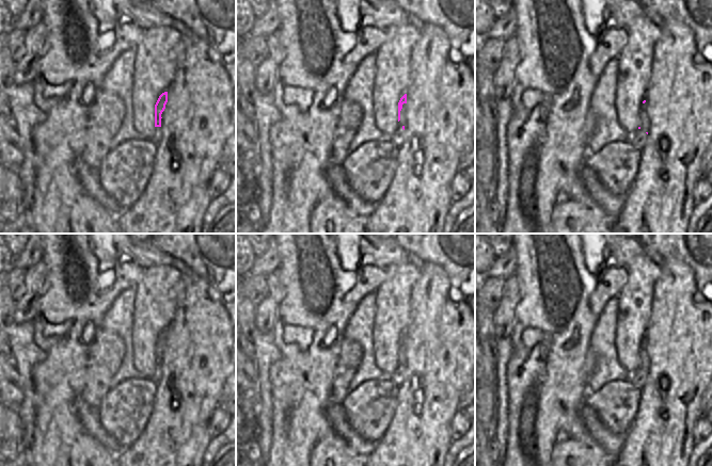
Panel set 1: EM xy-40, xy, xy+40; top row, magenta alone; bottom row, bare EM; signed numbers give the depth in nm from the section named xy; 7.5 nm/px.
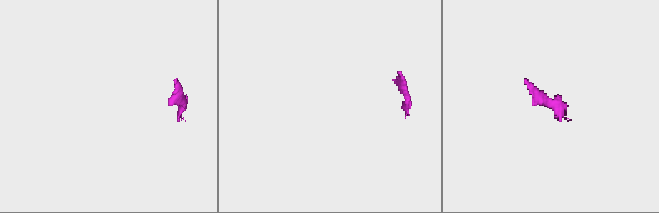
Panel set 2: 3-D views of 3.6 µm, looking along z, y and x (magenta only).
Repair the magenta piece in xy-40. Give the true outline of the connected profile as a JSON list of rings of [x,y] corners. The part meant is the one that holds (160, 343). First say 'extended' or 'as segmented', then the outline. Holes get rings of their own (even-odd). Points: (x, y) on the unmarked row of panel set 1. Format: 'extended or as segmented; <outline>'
extended; [[[168,331],[162,332],[155,343],[155,371],[151,377],[154,383],[158,383],[161,377],[161,353],[168,341]]]

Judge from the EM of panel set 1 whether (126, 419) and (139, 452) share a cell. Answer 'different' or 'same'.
different

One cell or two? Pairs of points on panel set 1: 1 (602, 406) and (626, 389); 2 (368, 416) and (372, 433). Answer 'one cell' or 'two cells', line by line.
1: one cell
2: one cell

